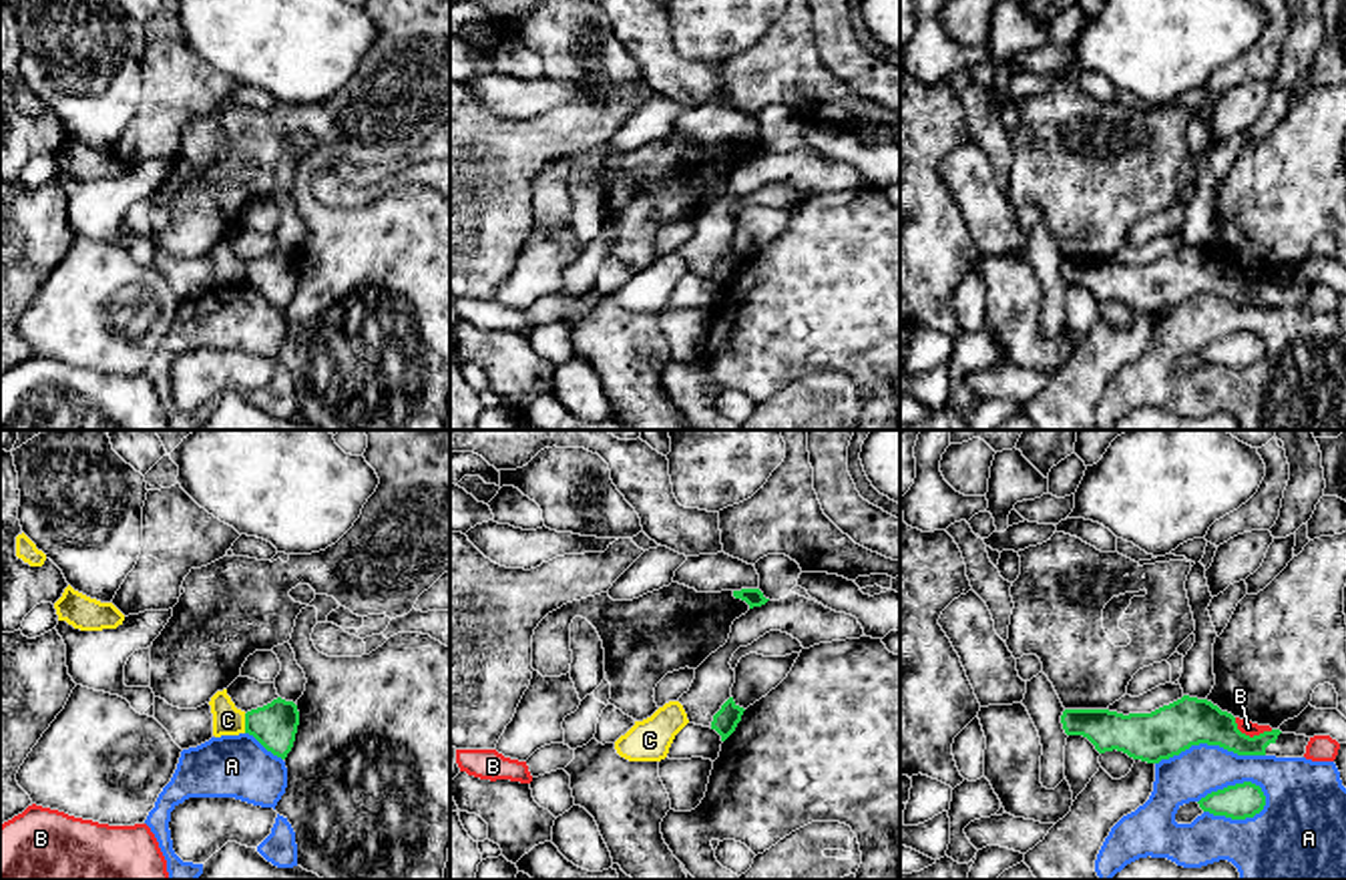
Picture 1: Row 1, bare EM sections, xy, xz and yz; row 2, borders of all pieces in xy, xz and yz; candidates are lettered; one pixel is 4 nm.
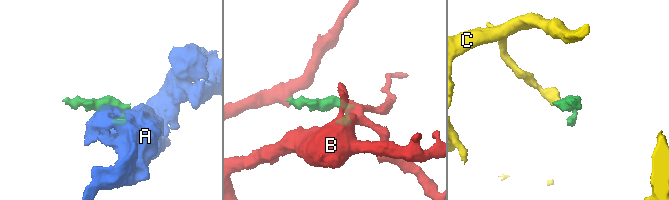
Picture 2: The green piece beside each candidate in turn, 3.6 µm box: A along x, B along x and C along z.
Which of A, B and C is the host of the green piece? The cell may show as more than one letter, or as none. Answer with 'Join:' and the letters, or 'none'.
Join: none

